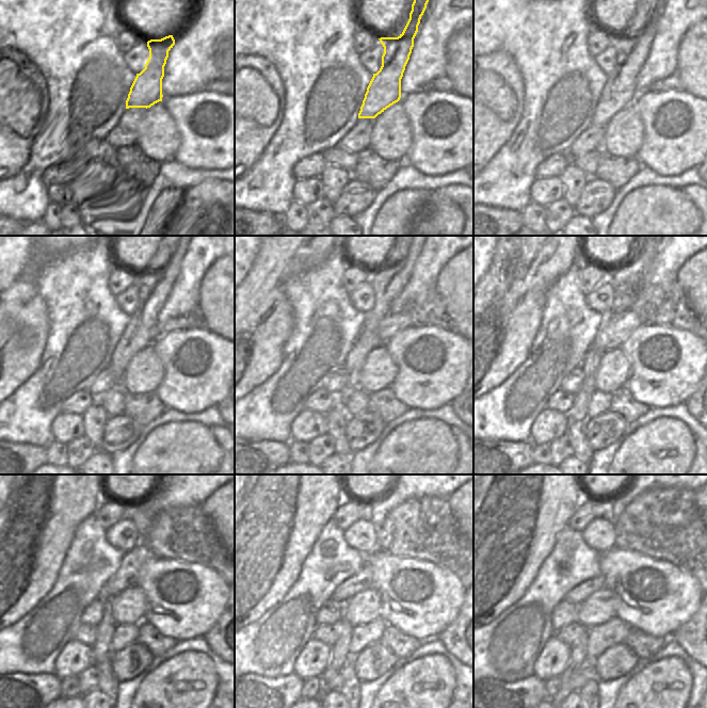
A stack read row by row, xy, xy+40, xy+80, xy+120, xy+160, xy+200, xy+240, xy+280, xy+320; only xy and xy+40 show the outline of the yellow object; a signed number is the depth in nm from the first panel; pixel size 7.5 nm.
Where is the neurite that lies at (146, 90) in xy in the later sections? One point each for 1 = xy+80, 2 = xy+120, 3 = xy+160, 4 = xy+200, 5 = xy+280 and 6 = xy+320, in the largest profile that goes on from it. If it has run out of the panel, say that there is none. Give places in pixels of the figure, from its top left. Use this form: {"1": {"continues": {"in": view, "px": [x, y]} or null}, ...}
{"1": {"continues": {"in": "xy+80", "px": [631, 52]}}, "2": {"continues": {"in": "xy+120", "px": [142, 330]}}, "3": {"continues": {"in": "xy+160", "px": [367, 340]}}, "4": {"continues": {"in": "xy+200", "px": [579, 411]}}, "5": {"continues": {"in": "xy+280", "px": [340, 650]}}, "6": {"continues": {"in": "xy+320", "px": [578, 658]}}}

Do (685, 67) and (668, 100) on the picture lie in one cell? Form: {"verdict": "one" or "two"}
{"verdict": "two"}

